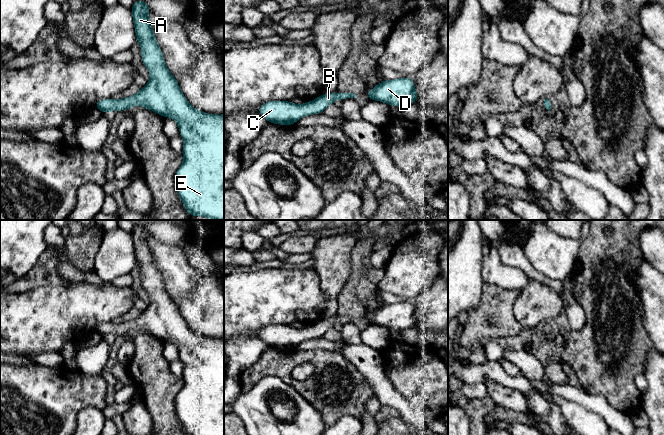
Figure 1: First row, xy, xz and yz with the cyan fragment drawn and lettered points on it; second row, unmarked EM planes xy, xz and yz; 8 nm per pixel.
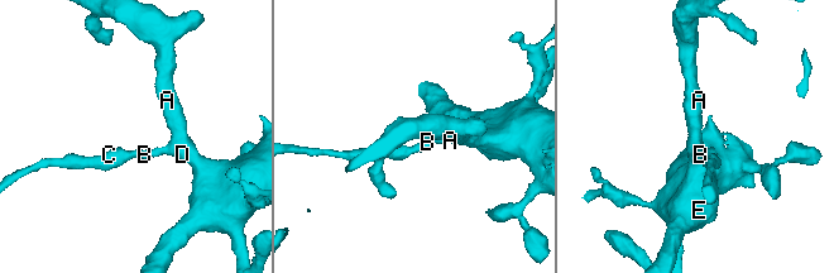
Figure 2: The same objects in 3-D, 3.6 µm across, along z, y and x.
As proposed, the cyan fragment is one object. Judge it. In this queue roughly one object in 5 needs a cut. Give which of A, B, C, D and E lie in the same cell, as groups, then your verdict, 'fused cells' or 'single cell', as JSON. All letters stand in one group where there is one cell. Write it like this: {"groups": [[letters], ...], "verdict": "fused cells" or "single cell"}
{"groups": [["A", "B", "C", "D", "E"]], "verdict": "single cell"}

